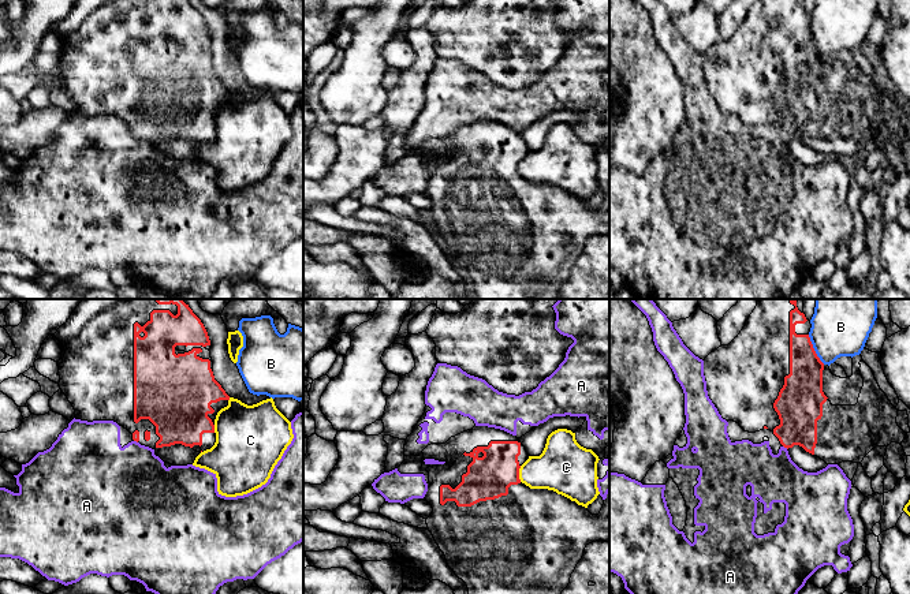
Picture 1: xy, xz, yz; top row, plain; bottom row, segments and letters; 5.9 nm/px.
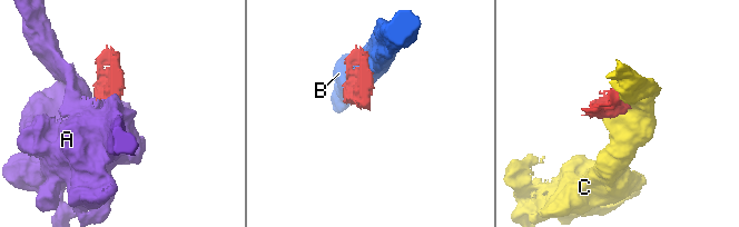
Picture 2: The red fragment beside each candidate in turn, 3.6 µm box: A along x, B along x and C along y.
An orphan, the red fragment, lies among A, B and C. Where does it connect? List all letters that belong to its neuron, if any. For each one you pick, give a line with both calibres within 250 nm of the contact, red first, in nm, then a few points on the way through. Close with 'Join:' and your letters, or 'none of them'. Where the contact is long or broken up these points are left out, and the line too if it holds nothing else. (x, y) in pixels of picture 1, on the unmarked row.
Join: none of them

